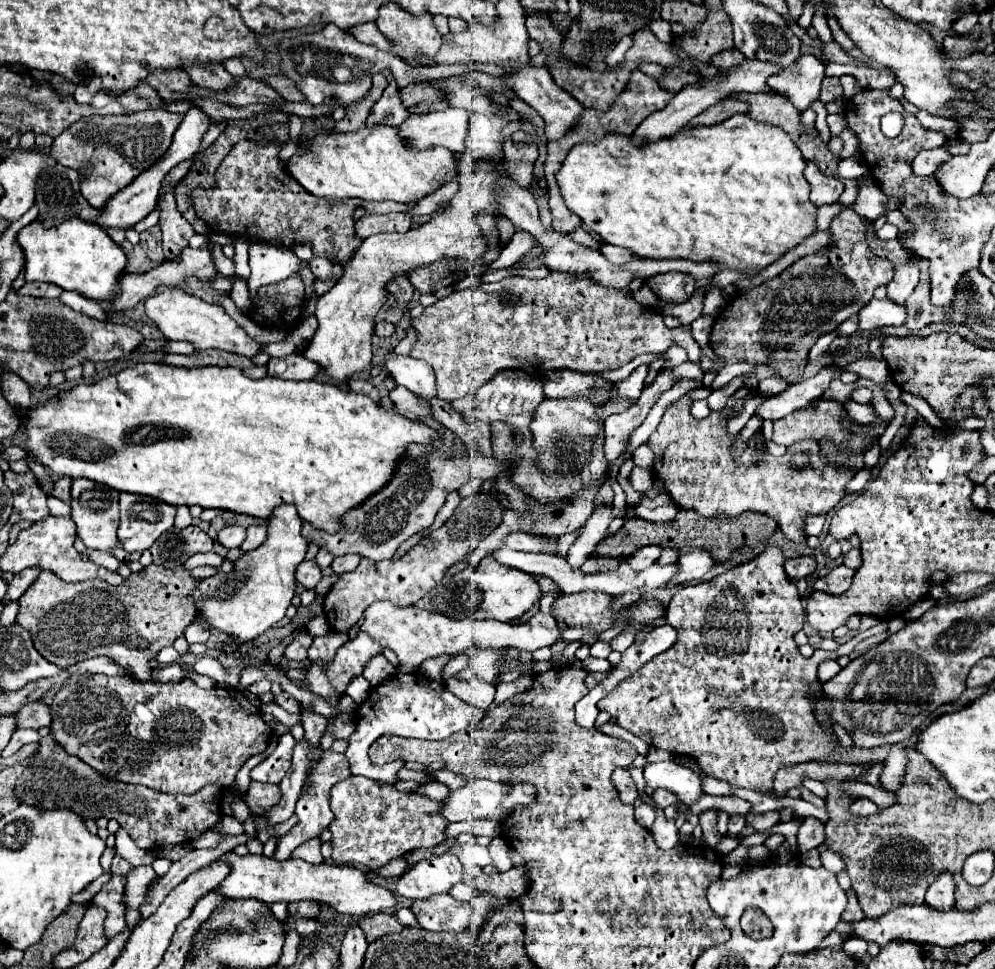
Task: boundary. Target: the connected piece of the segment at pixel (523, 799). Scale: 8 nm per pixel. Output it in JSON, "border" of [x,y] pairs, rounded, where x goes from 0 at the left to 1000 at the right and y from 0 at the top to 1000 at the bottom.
{"border":[[[476,805],[470,807],[470,811],[452,815],[450,824],[442,832],[442,842],[446,842],[450,848],[462,848],[462,846],[474,846],[474,844],[488,844],[503,848],[509,844],[519,830],[533,830],[539,815],[533,809],[505,809],[505,807],[492,807],[492,805]]]}

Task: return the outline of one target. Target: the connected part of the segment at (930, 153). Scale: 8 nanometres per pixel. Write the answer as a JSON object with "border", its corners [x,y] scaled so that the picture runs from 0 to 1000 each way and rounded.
{"border":[[[959,142],[959,144],[955,144],[955,147],[947,149],[947,151],[943,151],[943,153],[927,155],[927,157],[919,163],[919,167],[917,167],[919,180],[921,180],[921,182],[937,180],[937,178],[941,175],[941,171],[945,171],[945,167],[953,167],[953,163],[957,161],[957,159],[953,157],[953,153],[959,151],[959,149],[965,149],[965,147],[969,147],[969,144],[967,144],[967,142]]]}

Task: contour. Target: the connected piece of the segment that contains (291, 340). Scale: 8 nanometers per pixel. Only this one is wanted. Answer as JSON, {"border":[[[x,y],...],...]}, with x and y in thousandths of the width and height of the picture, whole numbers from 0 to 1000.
{"border":[[[316,326],[306,328],[306,330],[302,330],[302,334],[293,343],[289,343],[285,353],[265,355],[263,363],[269,365],[269,367],[277,367],[277,369],[285,369],[293,363],[304,363],[306,357],[310,357],[310,353],[314,351],[314,347],[318,343],[318,336],[320,336],[320,332],[318,332]]]}

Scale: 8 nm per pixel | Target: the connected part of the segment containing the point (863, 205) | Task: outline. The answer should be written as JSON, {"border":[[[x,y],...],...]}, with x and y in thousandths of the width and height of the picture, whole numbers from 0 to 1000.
{"border":[[[866,184],[860,186],[864,196],[862,196],[862,204],[860,204],[860,211],[856,213],[864,223],[870,223],[872,227],[880,227],[884,225],[890,217],[898,217],[903,215],[903,206],[898,204],[892,204],[882,190],[870,190]]]}

